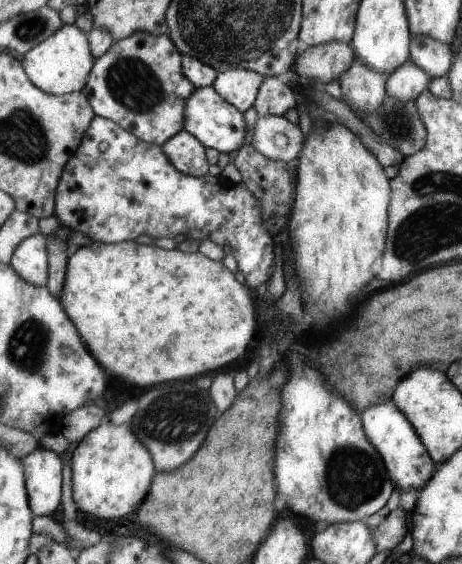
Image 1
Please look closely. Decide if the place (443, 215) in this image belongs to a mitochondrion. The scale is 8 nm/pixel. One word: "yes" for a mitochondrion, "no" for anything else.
yes

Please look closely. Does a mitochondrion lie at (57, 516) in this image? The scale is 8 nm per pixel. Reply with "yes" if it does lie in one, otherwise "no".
no

